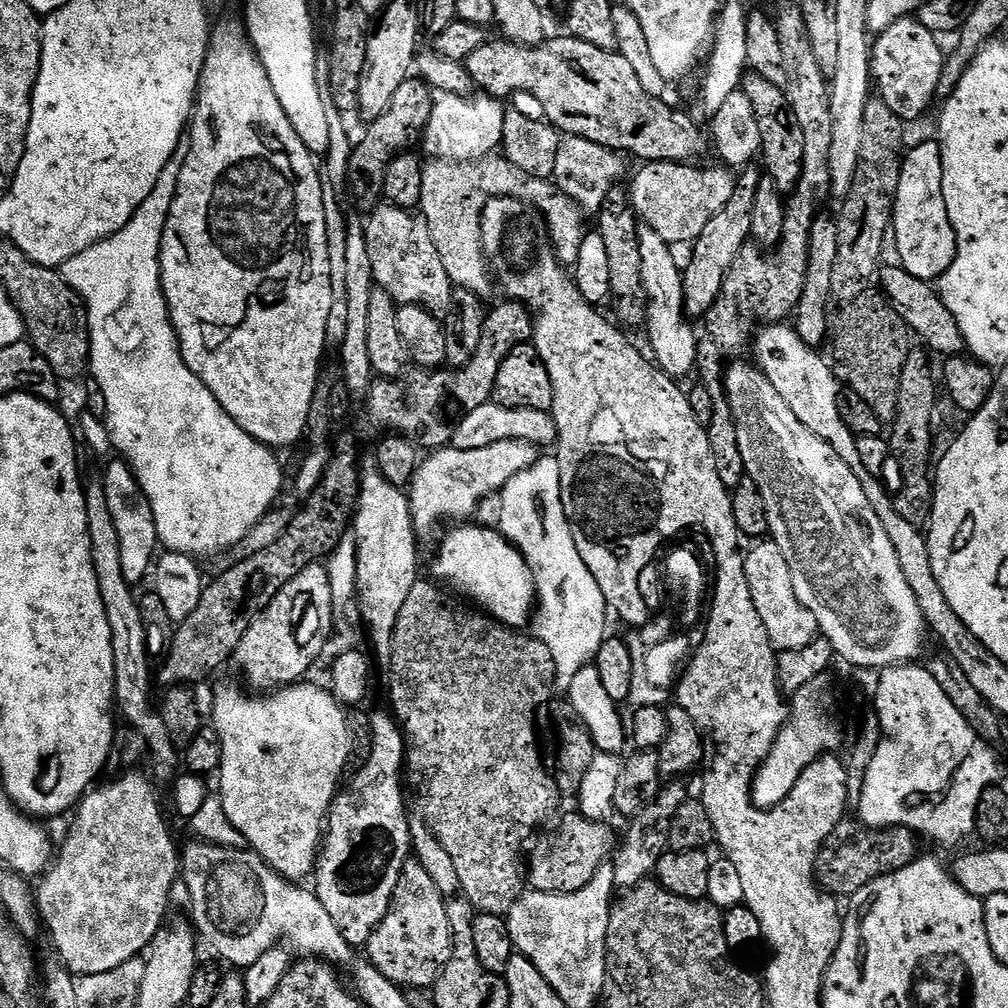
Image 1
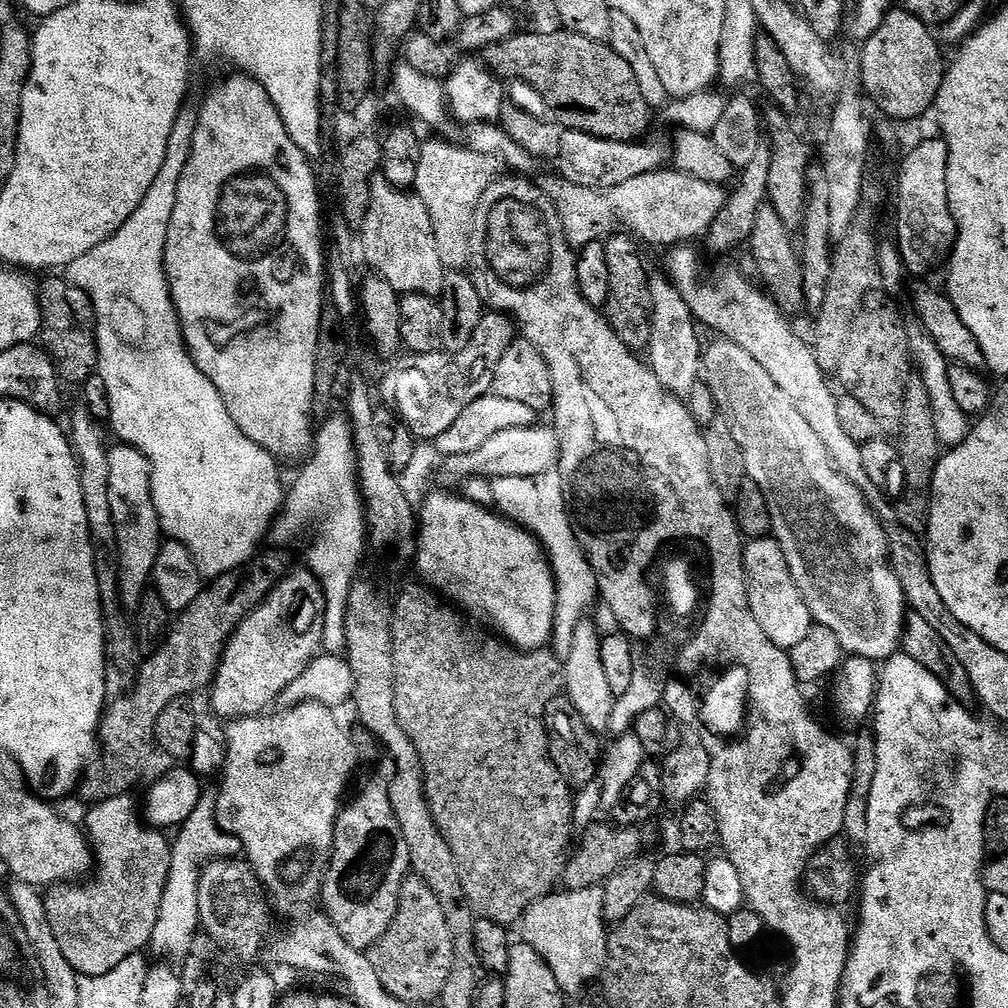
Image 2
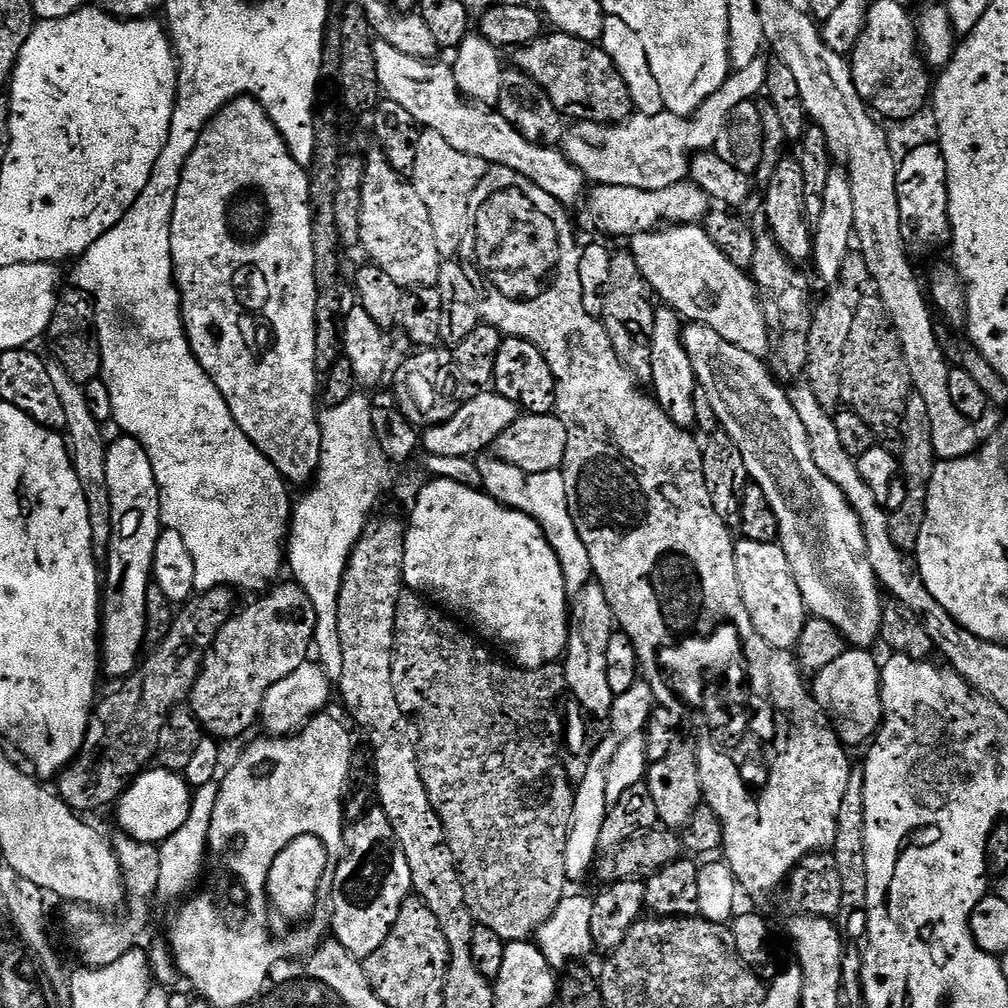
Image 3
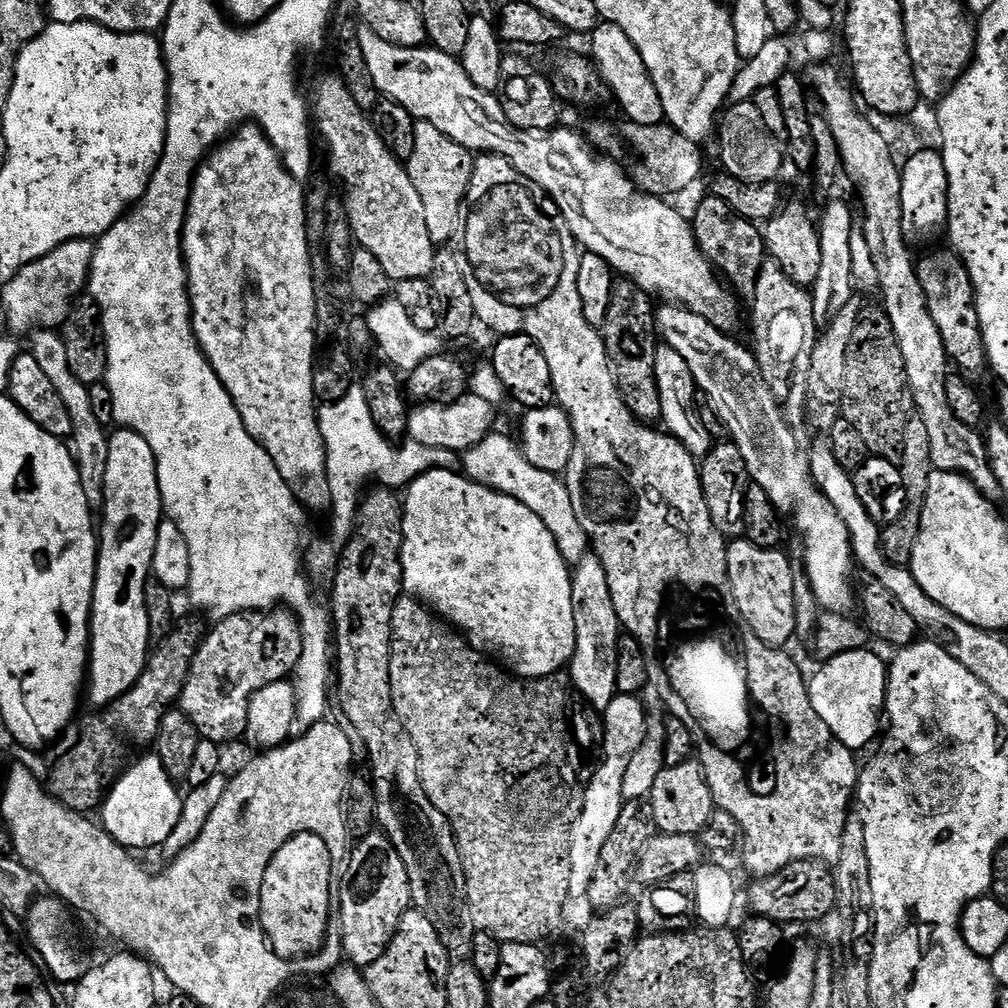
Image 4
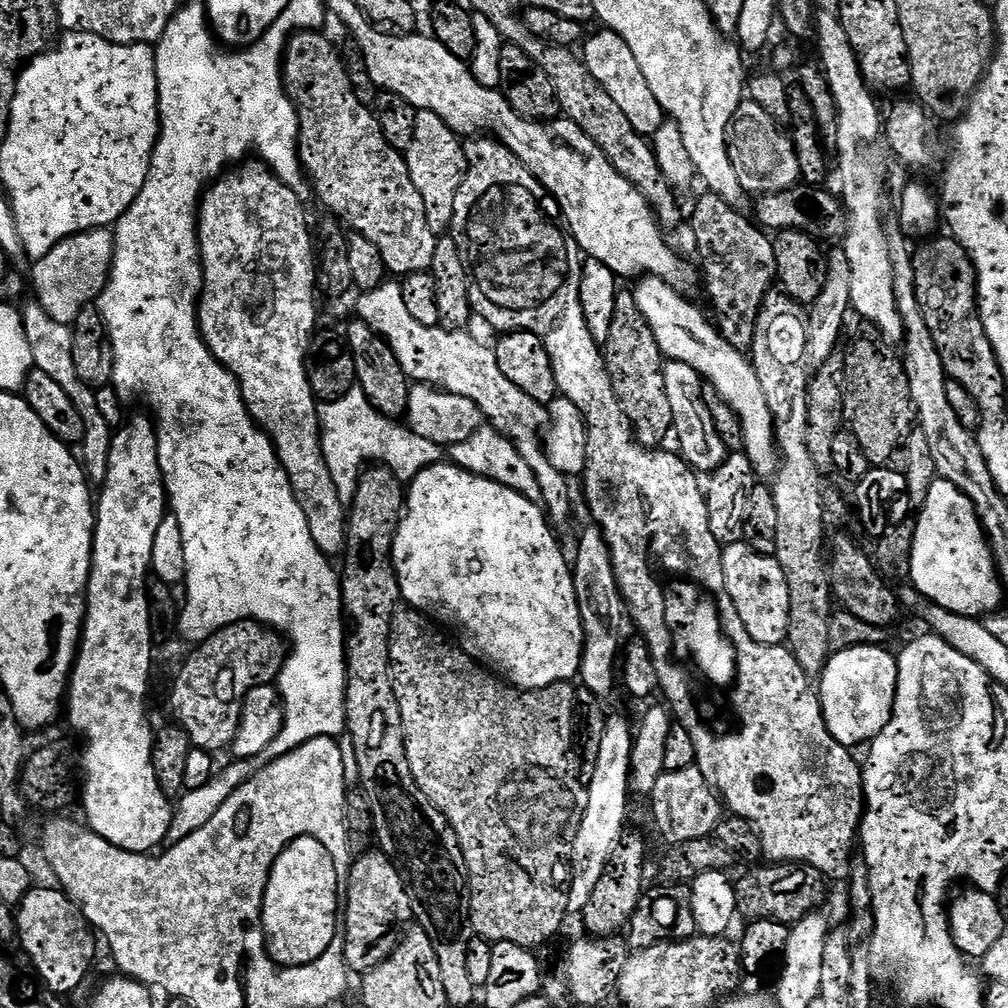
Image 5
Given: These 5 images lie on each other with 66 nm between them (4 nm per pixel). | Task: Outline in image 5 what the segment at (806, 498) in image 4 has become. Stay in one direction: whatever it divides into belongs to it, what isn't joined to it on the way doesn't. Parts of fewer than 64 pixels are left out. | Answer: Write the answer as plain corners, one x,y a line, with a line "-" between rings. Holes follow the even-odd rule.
644,276
640,282
634,288
634,295
650,330
654,330
661,357
669,361
686,362
686,366
694,369
711,391
712,388
716,391
713,393
719,399
728,403
730,410
734,410
740,420
740,429
744,435
744,455
750,458
757,477
771,477
778,467
776,431
751,359
743,351
735,349
723,337
717,325
711,319
708,321
691,304
693,301
689,297
681,296
666,282
662,282
662,278

